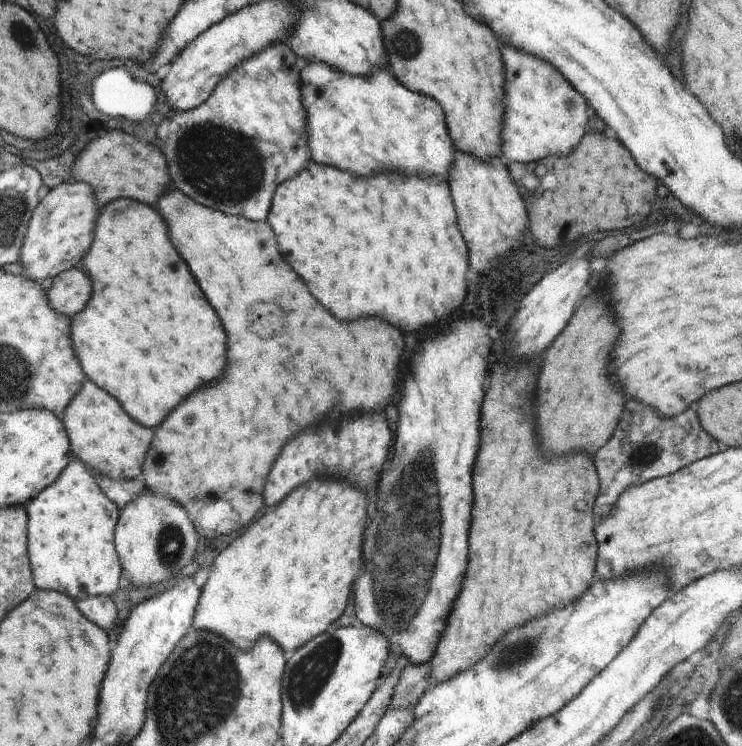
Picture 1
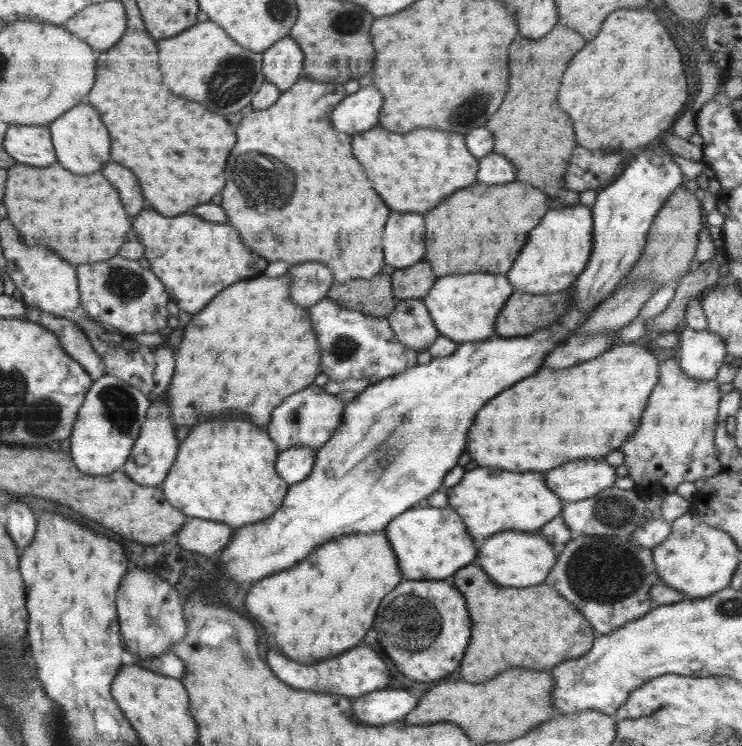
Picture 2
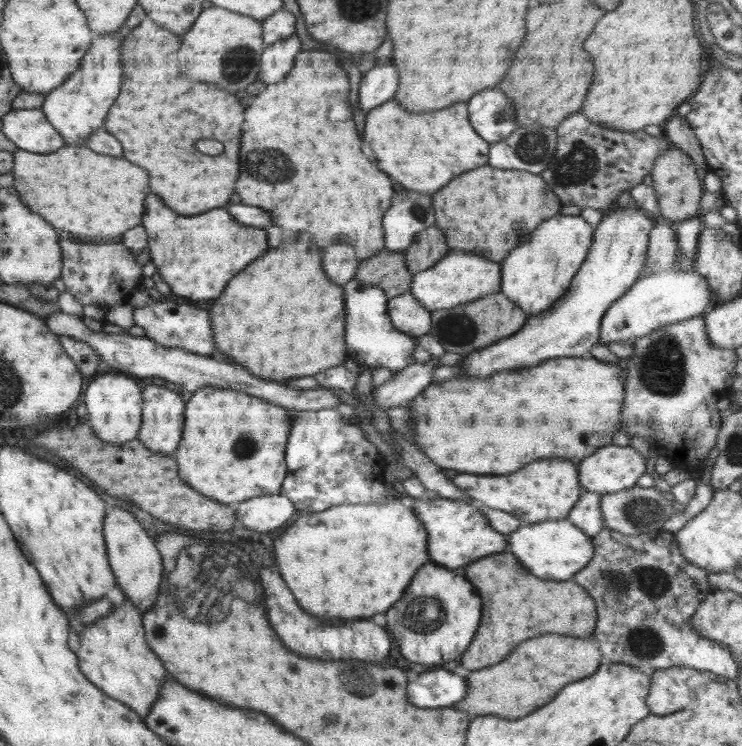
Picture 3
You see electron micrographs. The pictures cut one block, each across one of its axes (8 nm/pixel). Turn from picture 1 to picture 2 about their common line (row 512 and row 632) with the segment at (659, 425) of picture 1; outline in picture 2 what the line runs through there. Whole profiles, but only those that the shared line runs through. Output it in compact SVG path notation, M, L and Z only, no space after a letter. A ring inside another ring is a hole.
M580 534L563 546L544 583L584 615L598 639L654 609L648 592L660 584L660 577L652 560L652 548L638 546L629 538Z

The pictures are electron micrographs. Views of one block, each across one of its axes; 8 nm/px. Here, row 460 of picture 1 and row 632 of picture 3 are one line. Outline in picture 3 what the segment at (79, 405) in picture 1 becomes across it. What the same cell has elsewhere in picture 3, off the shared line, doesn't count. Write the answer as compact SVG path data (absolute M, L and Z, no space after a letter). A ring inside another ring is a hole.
M124 596L120 604L112 608L112 613L83 627L72 644L79 669L92 684L104 694L129 706L143 719L148 716L168 674L160 657L146 643L143 614L136 609L136 605Z

